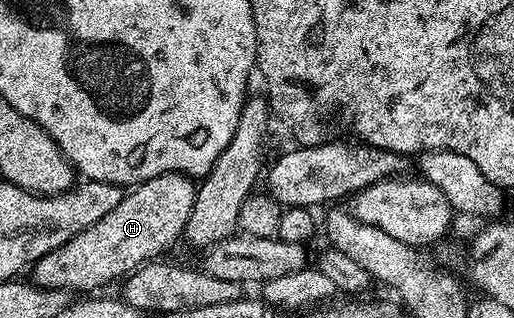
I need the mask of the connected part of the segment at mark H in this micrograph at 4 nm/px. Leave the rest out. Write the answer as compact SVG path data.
M161 174L147 182L133 187L129 192L123 193L120 204L108 212L108 216L96 220L92 228L72 236L68 244L48 252L39 262L32 267L32 281L42 290L88 290L84 292L96 292L100 286L106 286L109 282L117 283L125 279L145 262L152 262L163 257L162 254L177 238L181 239L186 232L188 216L192 216L192 204L196 200L195 179L186 177L185 174Z

